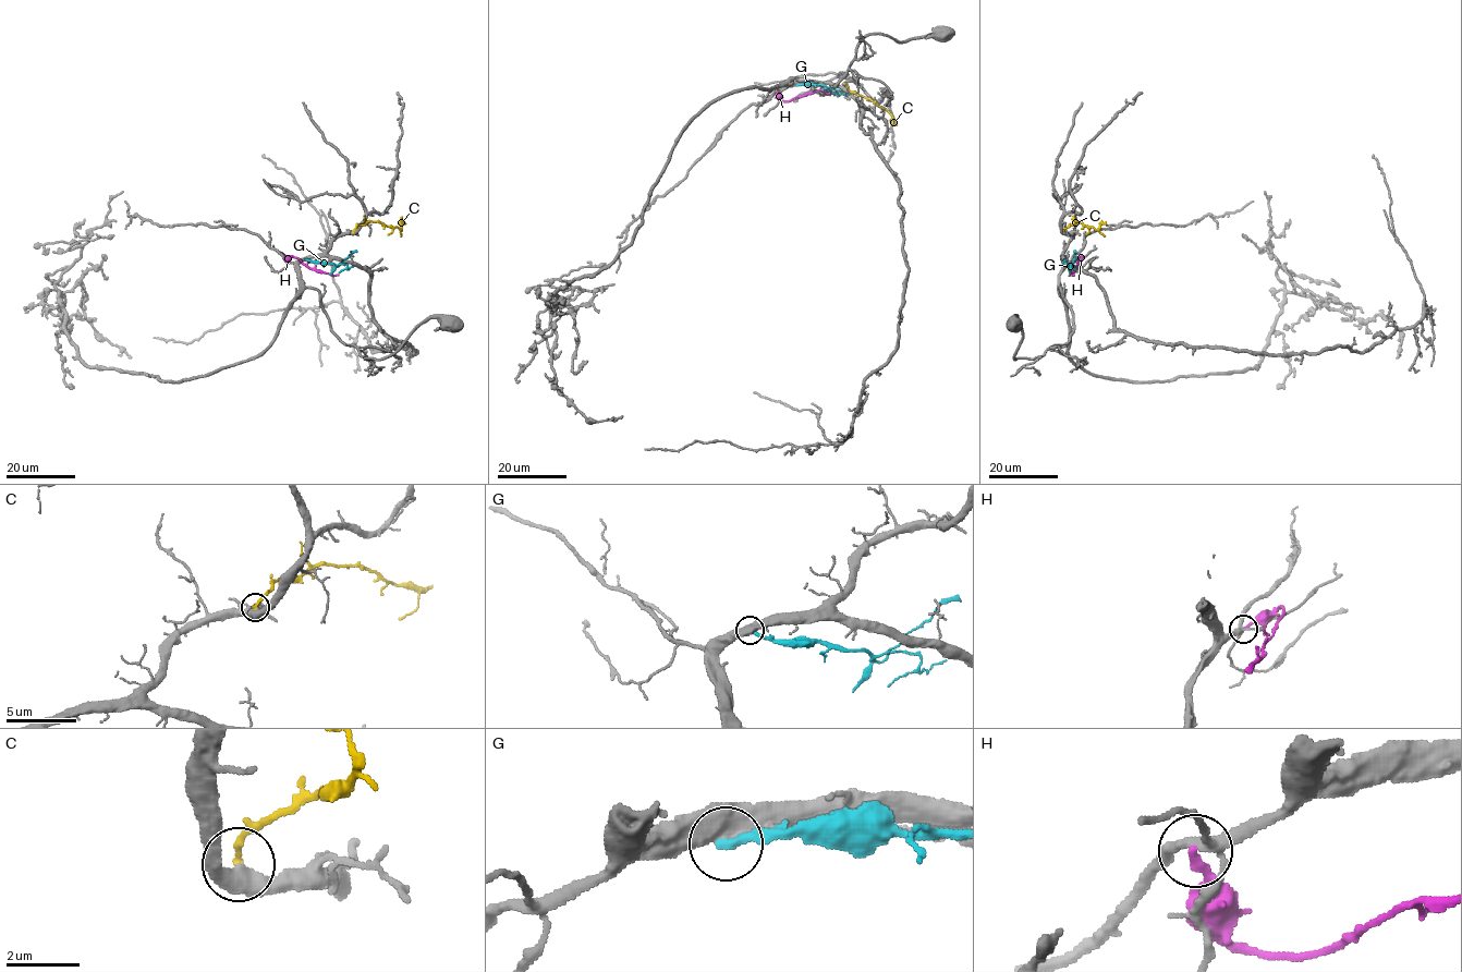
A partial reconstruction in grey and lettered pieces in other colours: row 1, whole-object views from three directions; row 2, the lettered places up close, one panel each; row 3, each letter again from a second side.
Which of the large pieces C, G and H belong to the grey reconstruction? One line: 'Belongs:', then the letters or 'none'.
Belongs: none

